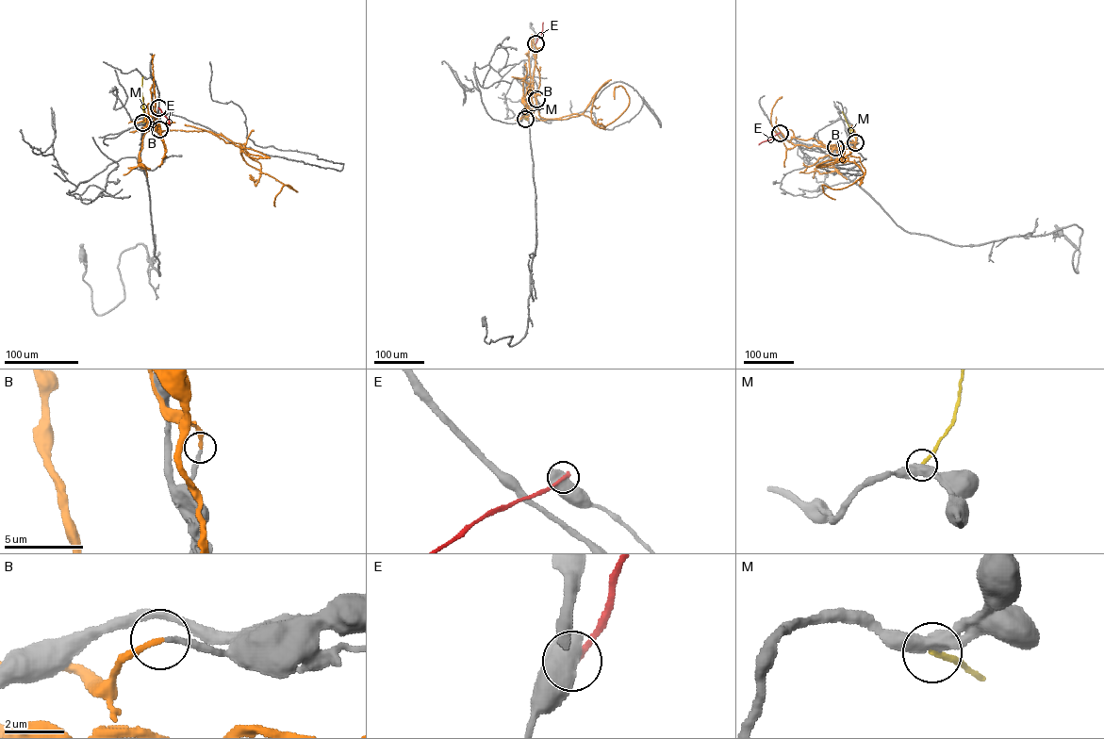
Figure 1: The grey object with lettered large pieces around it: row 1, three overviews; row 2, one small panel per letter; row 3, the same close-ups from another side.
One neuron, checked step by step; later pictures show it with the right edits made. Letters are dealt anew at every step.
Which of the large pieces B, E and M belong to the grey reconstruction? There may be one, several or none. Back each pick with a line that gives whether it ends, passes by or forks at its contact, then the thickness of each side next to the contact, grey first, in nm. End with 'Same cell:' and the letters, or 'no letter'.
Same cell: no letter

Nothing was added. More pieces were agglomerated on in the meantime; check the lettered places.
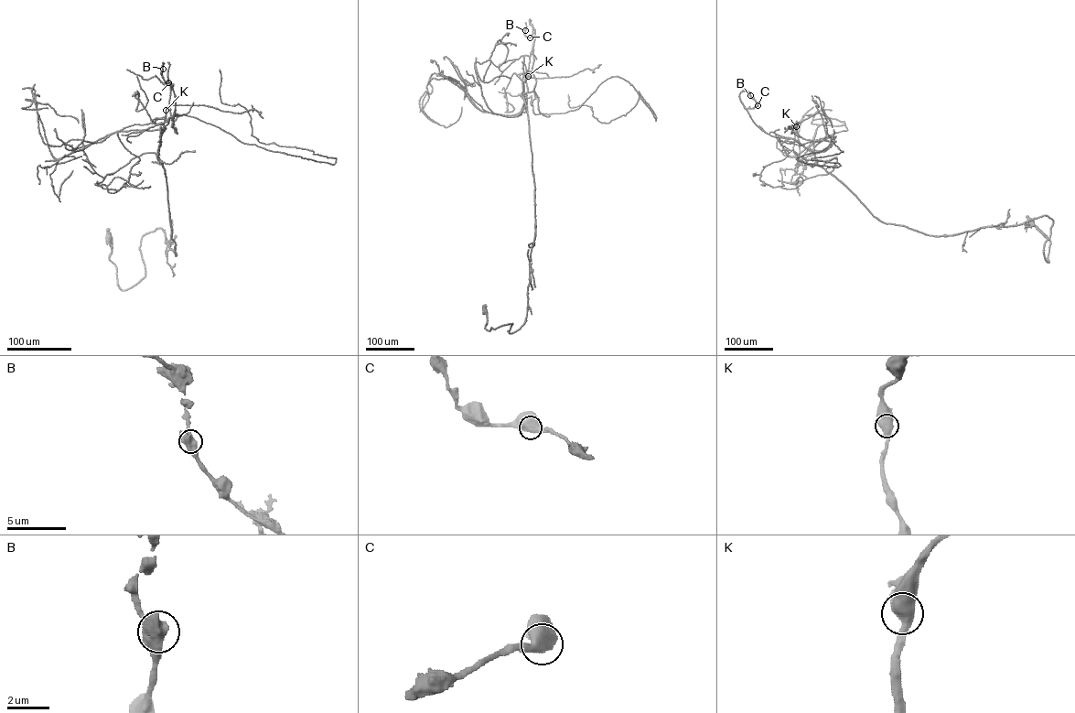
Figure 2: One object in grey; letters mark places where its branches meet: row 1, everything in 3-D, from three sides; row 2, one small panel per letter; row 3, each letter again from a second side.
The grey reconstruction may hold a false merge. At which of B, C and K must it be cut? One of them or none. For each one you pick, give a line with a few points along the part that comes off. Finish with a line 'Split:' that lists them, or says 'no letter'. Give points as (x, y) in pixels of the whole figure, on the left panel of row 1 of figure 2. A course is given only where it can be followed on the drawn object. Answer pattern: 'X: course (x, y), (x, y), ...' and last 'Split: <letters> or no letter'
Split: no letter

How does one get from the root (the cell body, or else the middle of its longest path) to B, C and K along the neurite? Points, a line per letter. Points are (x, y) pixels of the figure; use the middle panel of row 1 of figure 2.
B: (484, 309), (486, 329), (512, 323), (510, 333), (527, 313), (535, 186), (521, 95), (534, 30), (525, 30)
C: (484, 309), (488, 330), (512, 323), (512, 333), (526, 317), (535, 186), (521, 95), (530, 37)
K: (484, 309), (488, 330), (512, 323), (512, 333), (526, 317), (535, 233), (521, 95), (528, 76)

